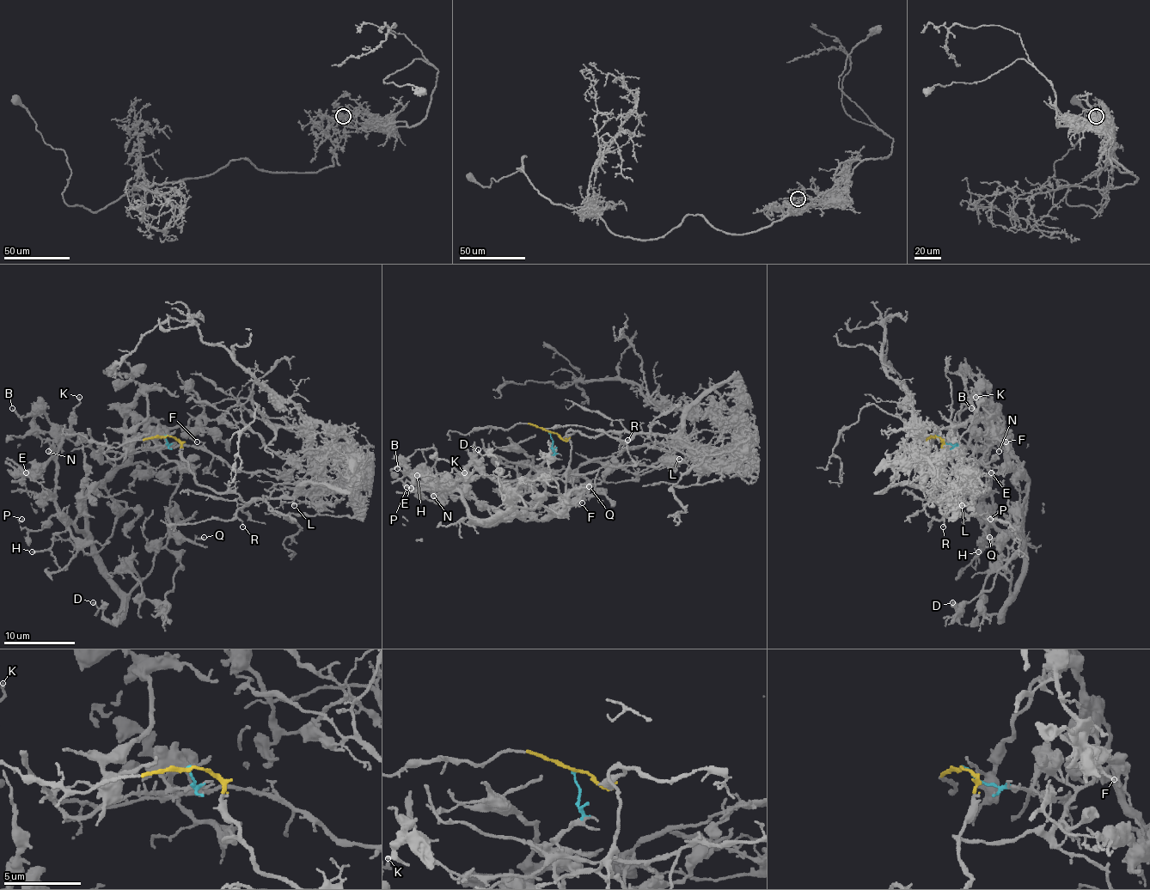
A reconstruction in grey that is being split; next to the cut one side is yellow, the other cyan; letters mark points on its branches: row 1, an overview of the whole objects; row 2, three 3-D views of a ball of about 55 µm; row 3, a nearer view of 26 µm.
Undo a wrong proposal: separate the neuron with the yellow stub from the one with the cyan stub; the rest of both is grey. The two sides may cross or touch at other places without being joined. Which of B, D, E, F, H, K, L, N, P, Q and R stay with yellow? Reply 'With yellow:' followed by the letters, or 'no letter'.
With yellow: L, R

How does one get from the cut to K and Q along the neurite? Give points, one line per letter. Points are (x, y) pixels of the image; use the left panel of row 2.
K: (165, 436), (131, 443), (87, 495), (81, 531), (56, 502), (56, 448), (79, 397)
Q: (165, 436), (168, 443), (158, 445), (138, 436), (87, 495), (90, 554), (127, 593), (168, 539), (204, 538)

